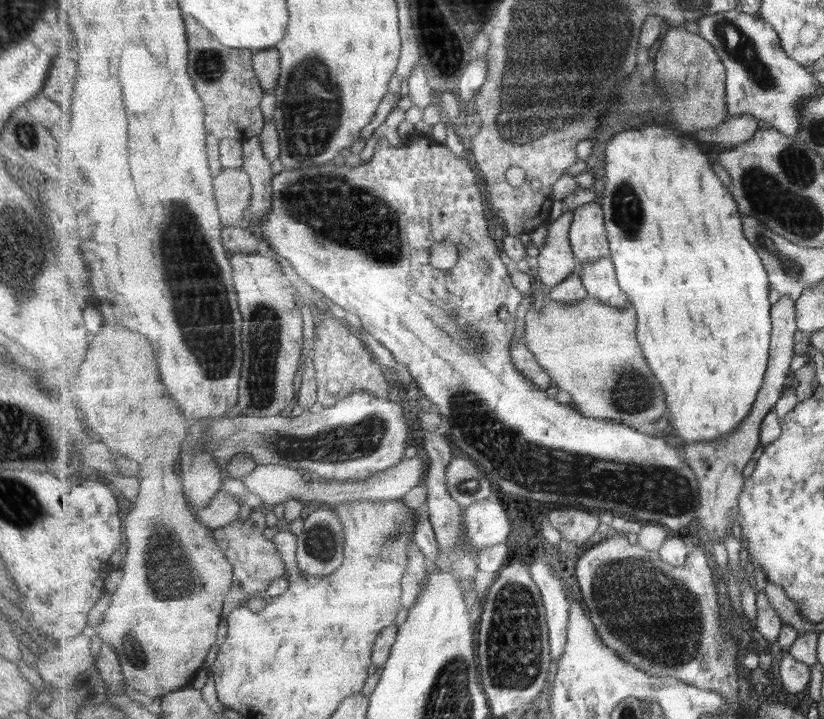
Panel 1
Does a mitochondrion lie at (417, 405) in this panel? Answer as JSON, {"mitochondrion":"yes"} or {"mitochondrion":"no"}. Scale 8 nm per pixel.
{"mitochondrion":"no"}

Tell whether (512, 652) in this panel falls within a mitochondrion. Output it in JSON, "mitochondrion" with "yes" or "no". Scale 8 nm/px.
{"mitochondrion":"yes"}

